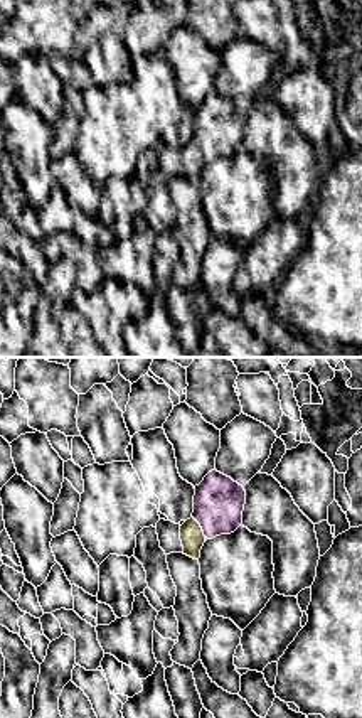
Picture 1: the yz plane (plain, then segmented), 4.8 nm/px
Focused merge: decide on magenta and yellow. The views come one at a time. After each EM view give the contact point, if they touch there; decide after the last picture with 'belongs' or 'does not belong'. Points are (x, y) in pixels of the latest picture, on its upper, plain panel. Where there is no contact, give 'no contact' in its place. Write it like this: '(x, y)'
(201, 149)

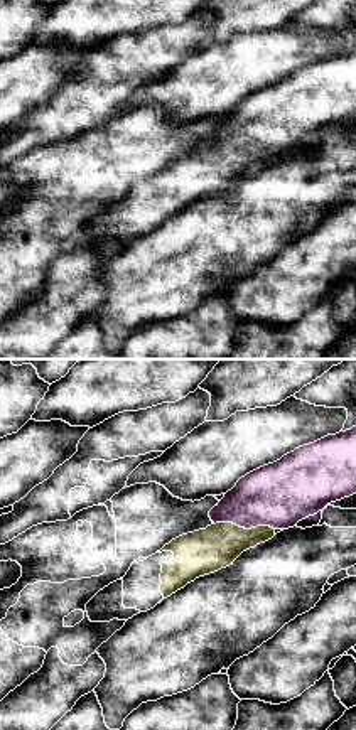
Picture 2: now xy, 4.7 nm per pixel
(245, 150)

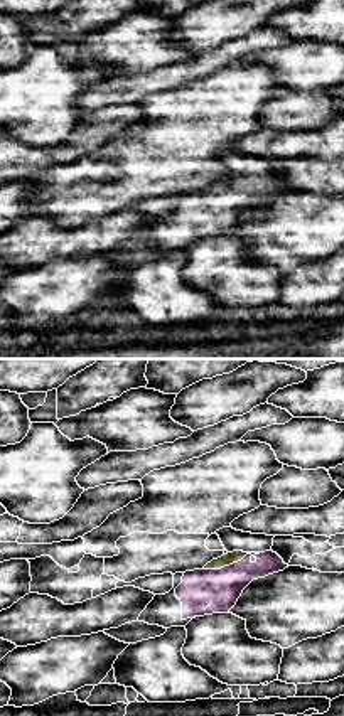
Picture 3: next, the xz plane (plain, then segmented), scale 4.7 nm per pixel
(233, 186)

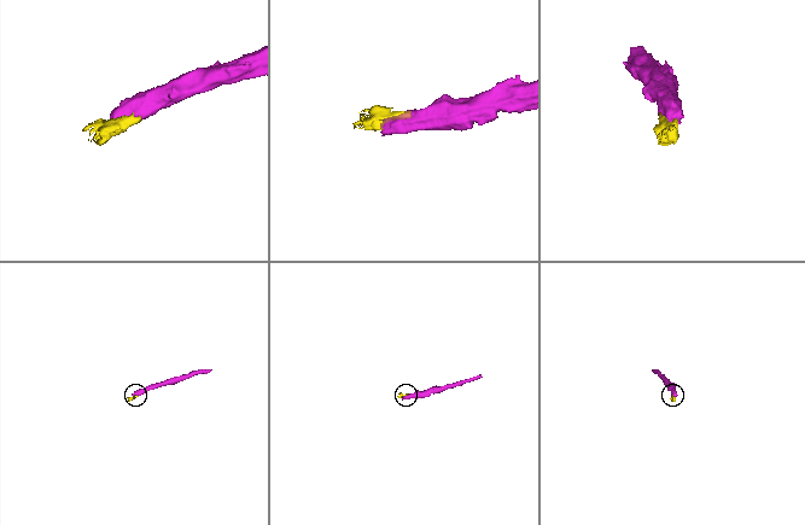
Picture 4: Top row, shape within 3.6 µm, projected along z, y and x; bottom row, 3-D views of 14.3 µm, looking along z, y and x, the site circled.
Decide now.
belongs

